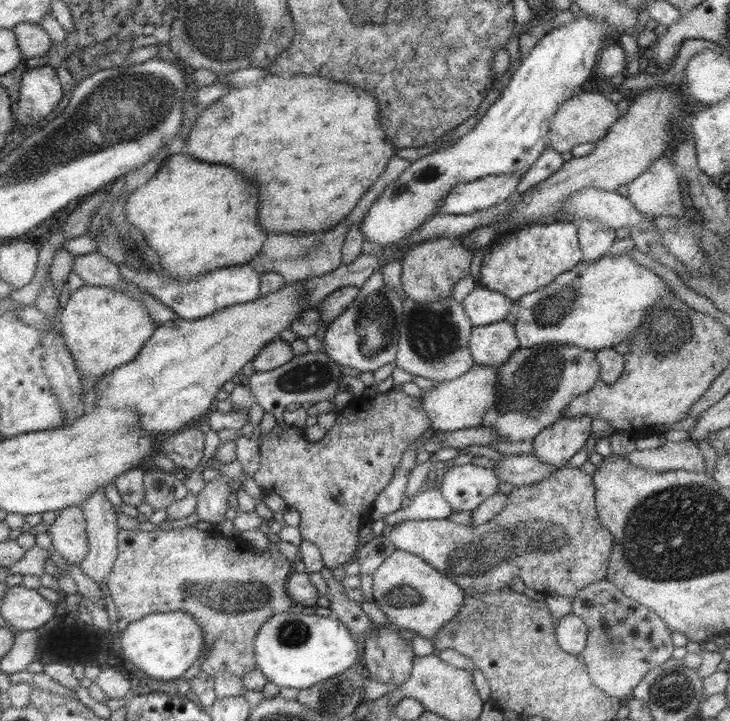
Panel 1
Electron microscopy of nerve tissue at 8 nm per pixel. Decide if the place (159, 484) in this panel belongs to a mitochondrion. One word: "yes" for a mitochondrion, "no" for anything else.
no

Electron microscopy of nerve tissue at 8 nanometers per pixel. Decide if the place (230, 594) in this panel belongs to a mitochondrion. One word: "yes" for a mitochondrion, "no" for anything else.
yes

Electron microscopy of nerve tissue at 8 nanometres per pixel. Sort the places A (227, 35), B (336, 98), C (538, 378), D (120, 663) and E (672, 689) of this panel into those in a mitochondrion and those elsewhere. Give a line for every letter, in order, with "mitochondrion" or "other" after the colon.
A: mitochondrion
B: other
C: mitochondrion
D: other
E: mitochondrion

